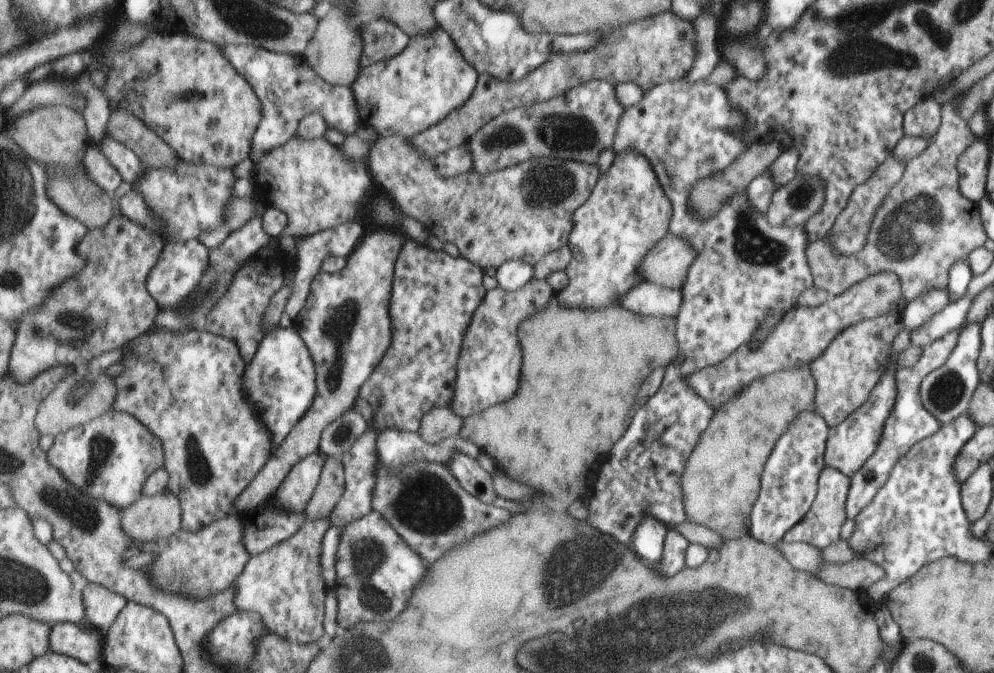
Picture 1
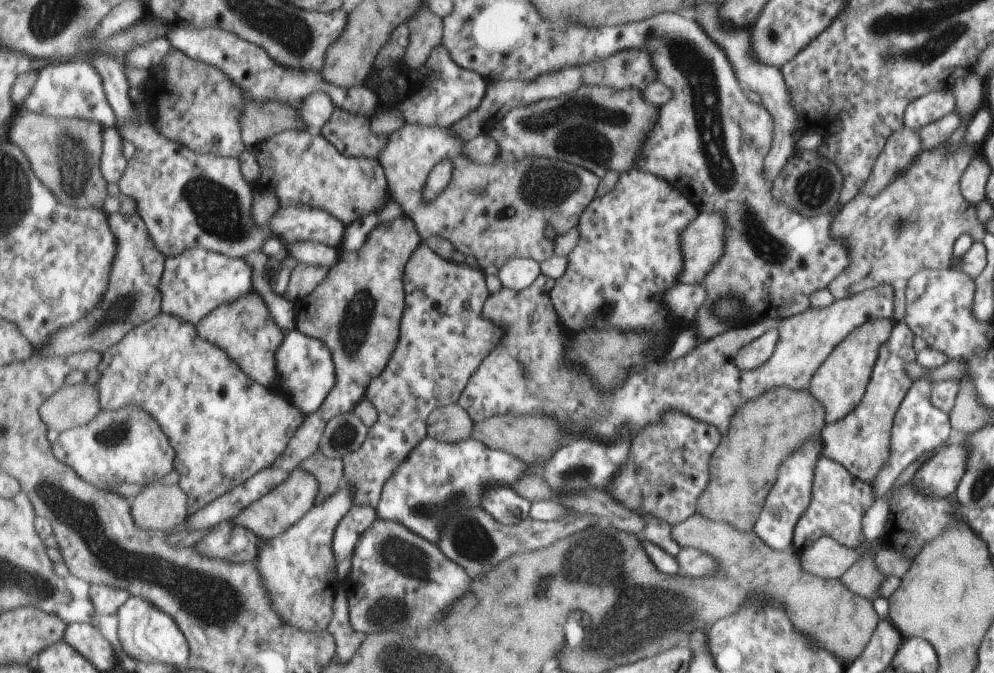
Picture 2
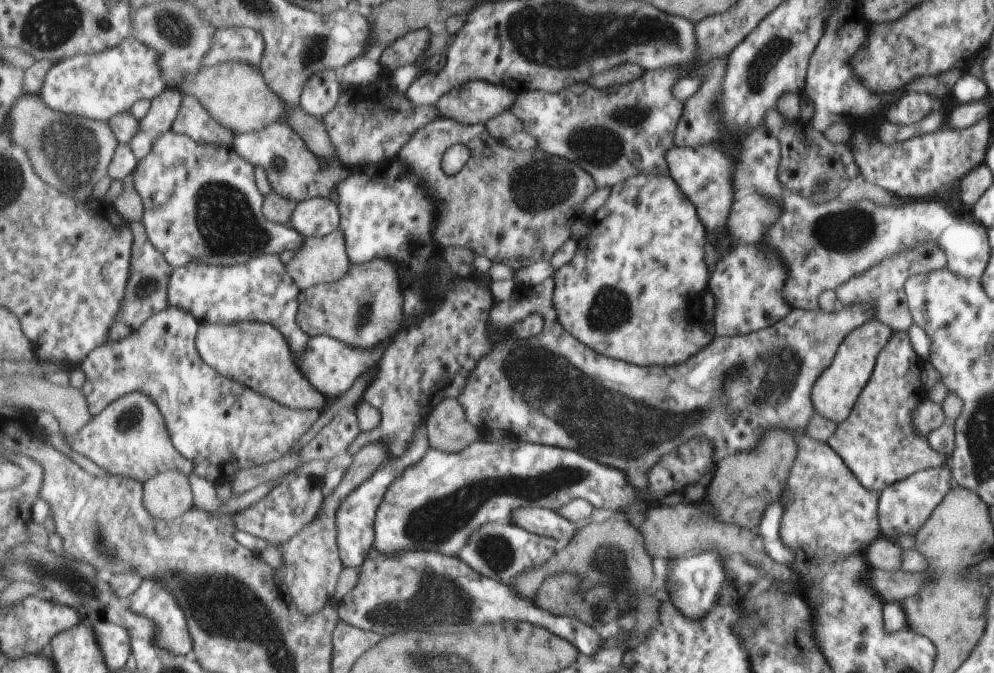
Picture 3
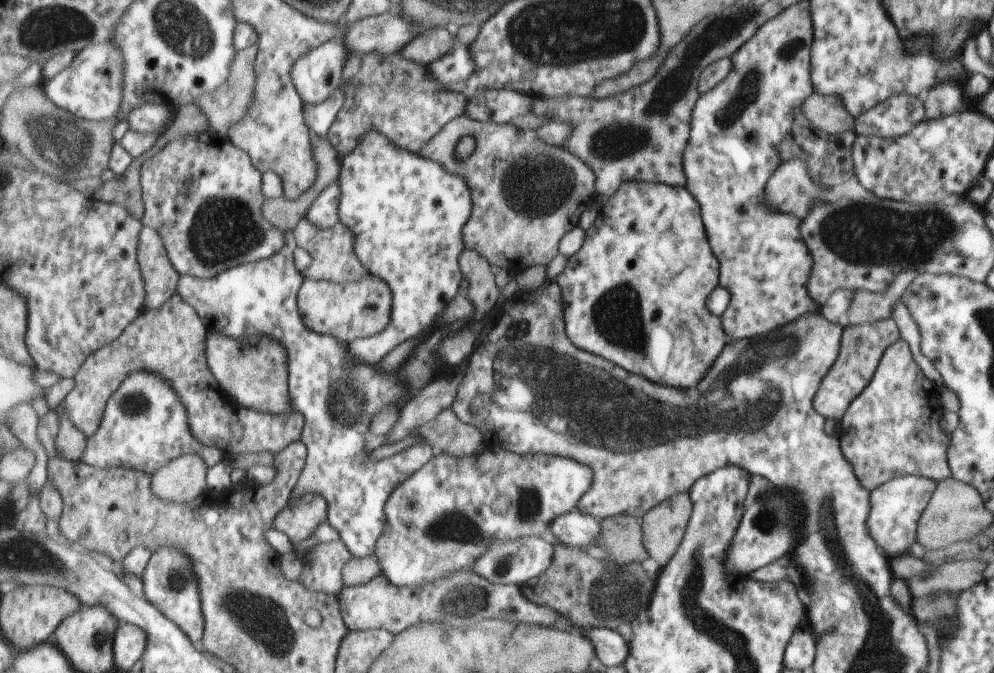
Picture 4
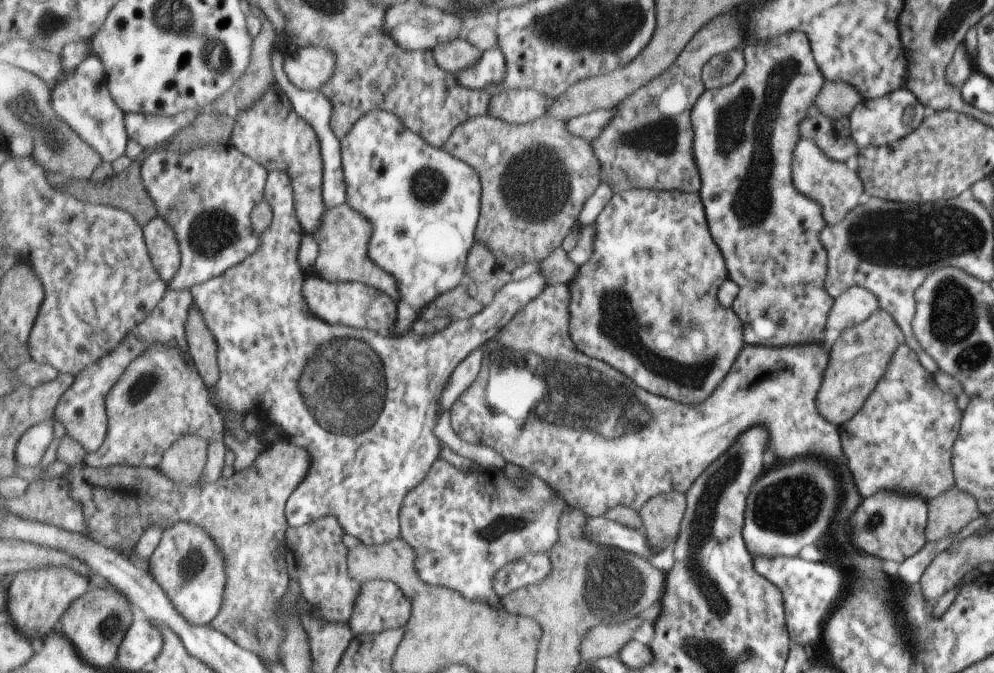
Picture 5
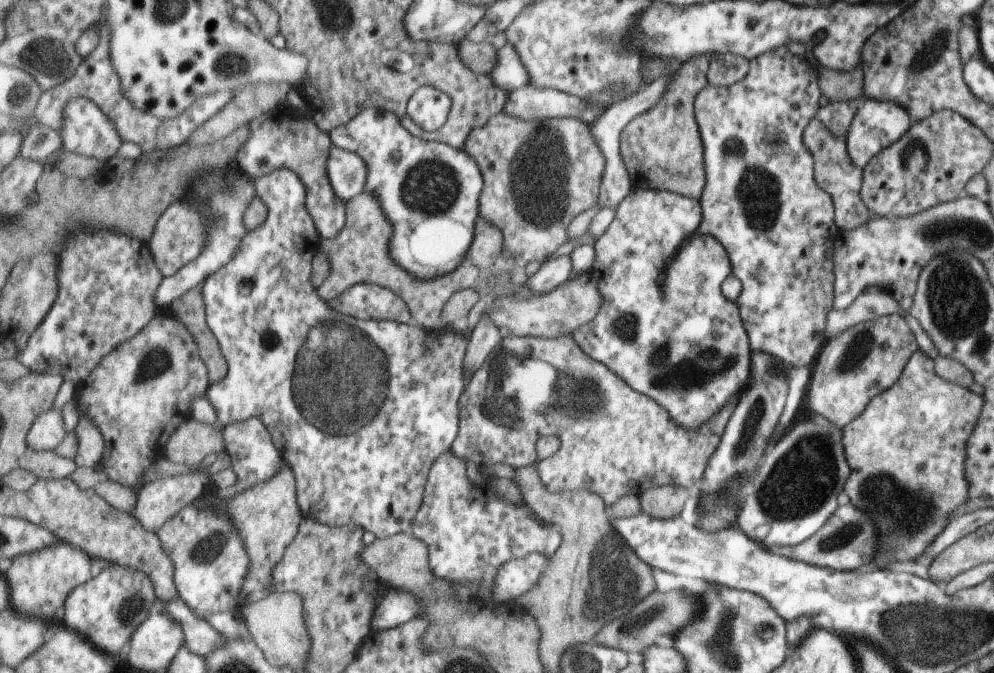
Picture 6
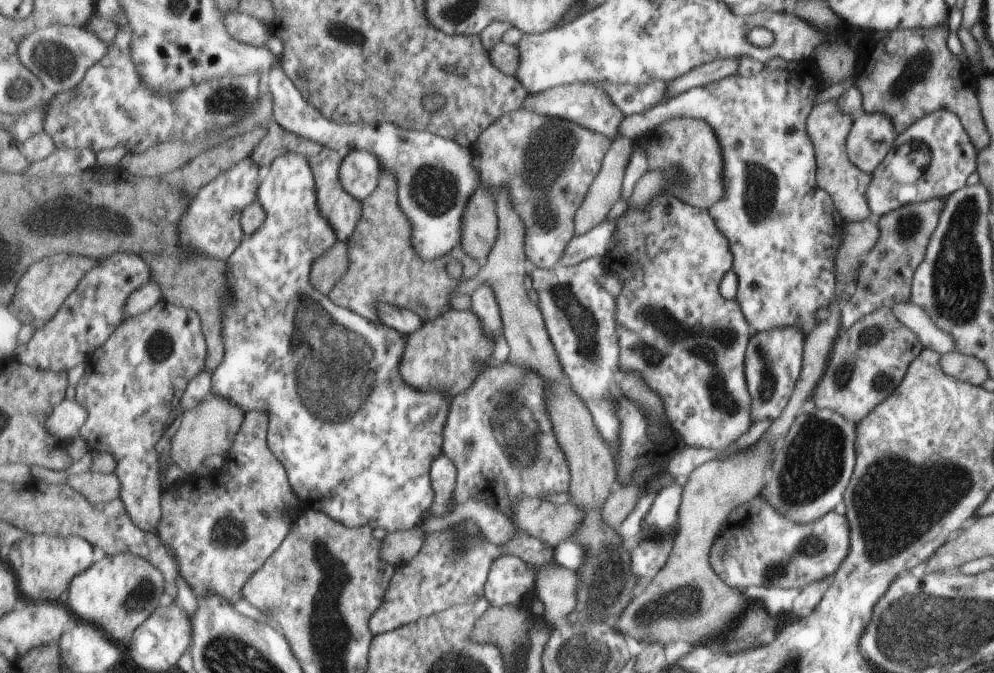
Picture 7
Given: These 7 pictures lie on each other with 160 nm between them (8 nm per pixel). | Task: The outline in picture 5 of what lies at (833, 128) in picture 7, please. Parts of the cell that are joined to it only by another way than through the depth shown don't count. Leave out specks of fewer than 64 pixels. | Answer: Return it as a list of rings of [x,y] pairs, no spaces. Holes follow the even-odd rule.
[[[799,139],[793,150],[791,162],[792,184],[803,196],[817,202],[827,225],[834,225],[859,206],[857,198],[862,193],[862,182],[857,173],[845,167],[845,163],[831,161],[812,140]]]

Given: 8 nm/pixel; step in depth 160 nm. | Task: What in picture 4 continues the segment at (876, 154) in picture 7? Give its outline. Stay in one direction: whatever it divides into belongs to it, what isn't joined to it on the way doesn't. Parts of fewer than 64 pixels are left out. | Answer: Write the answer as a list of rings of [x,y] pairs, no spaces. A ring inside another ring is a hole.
[[[906,93],[892,95],[863,115],[855,116],[852,131],[855,135],[895,138],[913,131],[925,116],[925,105],[917,98]]]

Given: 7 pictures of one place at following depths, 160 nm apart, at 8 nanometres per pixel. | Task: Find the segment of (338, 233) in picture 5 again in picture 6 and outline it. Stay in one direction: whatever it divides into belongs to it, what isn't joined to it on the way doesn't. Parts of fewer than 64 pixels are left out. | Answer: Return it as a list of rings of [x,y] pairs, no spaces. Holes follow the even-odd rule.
[[[364,192],[355,196],[355,199],[347,201],[345,230],[341,235],[335,236],[331,240],[322,240],[320,251],[325,252],[331,258],[332,271],[325,284],[318,289],[318,294],[327,302],[339,298],[343,292],[353,288],[353,274],[345,274],[345,272],[361,268],[355,282],[369,280],[369,283],[375,283],[386,289],[387,294],[399,294],[409,306],[416,324],[425,329],[438,329],[441,327],[439,316],[443,314],[447,301],[457,292],[475,288],[479,280],[479,272],[482,270],[479,269],[479,266],[466,260],[451,274],[440,278],[431,278],[431,280],[419,280],[419,276],[411,276],[411,272],[407,272],[391,256],[391,243],[394,240],[394,234],[395,226],[390,217],[383,212],[383,204],[377,194]],[[369,266],[371,266],[371,270],[377,270],[379,274],[365,274],[369,270]]]

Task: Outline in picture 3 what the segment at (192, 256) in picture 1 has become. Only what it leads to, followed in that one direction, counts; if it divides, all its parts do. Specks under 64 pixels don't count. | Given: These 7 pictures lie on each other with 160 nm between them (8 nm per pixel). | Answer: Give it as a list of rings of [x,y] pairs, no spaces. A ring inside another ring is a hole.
[[[261,255],[257,259],[251,259],[243,264],[232,264],[227,266],[212,265],[199,259],[193,259],[189,264],[182,267],[174,267],[168,287],[168,296],[171,307],[185,309],[190,312],[201,323],[233,324],[243,321],[257,321],[269,323],[277,327],[290,341],[293,358],[302,353],[310,346],[310,336],[303,332],[298,323],[299,289],[293,278],[285,270],[283,256]]]

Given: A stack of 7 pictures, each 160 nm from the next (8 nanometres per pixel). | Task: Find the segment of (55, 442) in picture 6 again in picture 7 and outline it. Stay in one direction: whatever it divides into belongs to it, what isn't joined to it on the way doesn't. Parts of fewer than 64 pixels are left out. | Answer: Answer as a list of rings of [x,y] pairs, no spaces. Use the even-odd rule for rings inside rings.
[[[65,400],[55,408],[54,416],[47,419],[47,430],[59,440],[69,442],[80,436],[83,426],[87,423],[90,409],[79,400]]]

